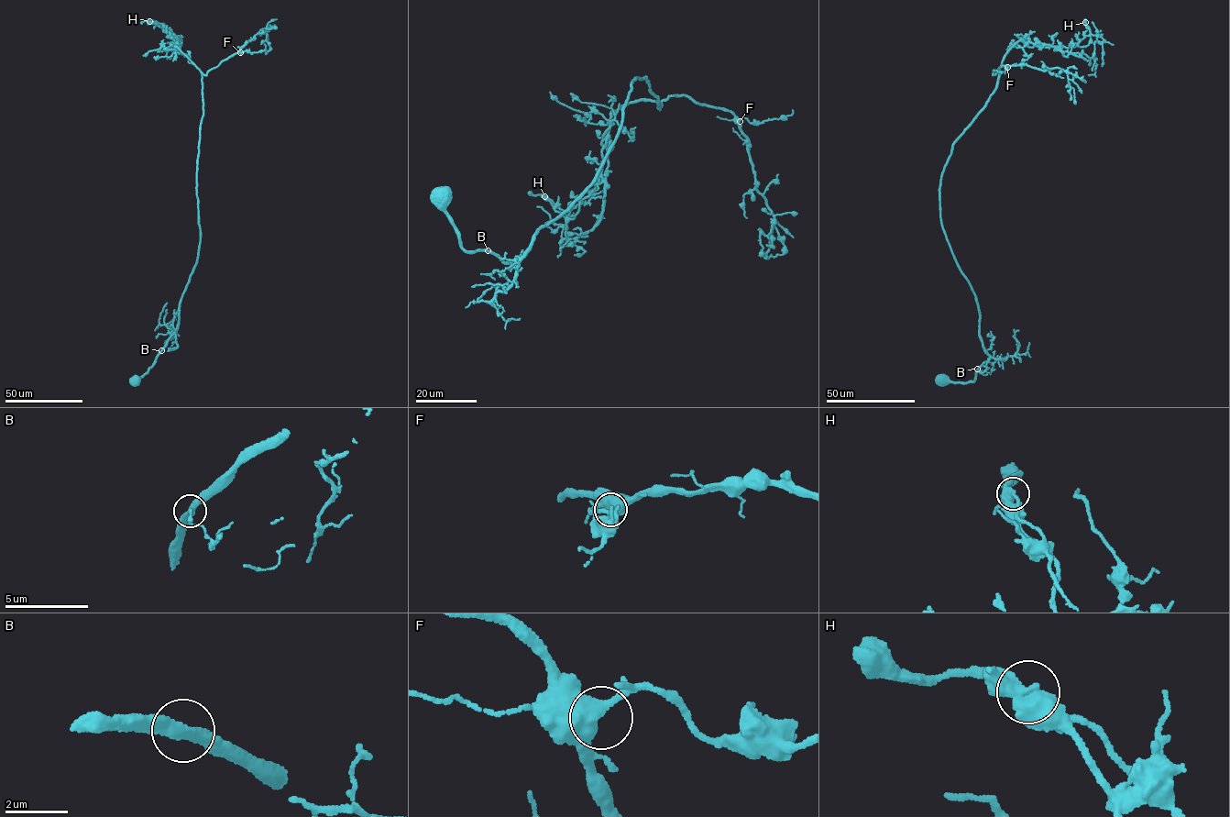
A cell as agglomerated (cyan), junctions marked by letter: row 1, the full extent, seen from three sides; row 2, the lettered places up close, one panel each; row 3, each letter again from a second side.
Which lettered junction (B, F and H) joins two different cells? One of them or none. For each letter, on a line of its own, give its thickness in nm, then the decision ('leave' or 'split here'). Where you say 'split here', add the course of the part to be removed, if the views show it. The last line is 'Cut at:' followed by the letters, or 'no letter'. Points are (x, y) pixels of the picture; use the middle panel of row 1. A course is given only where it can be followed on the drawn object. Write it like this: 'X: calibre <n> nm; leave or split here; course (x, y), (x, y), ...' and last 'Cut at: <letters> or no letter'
B: calibre 380 nm; leave
F: calibre 600 nm; leave
H: calibre 360 nm; split here; course (545, 196), (566, 215), (603, 199), (609, 126), (549, 92)
Cut at: H

